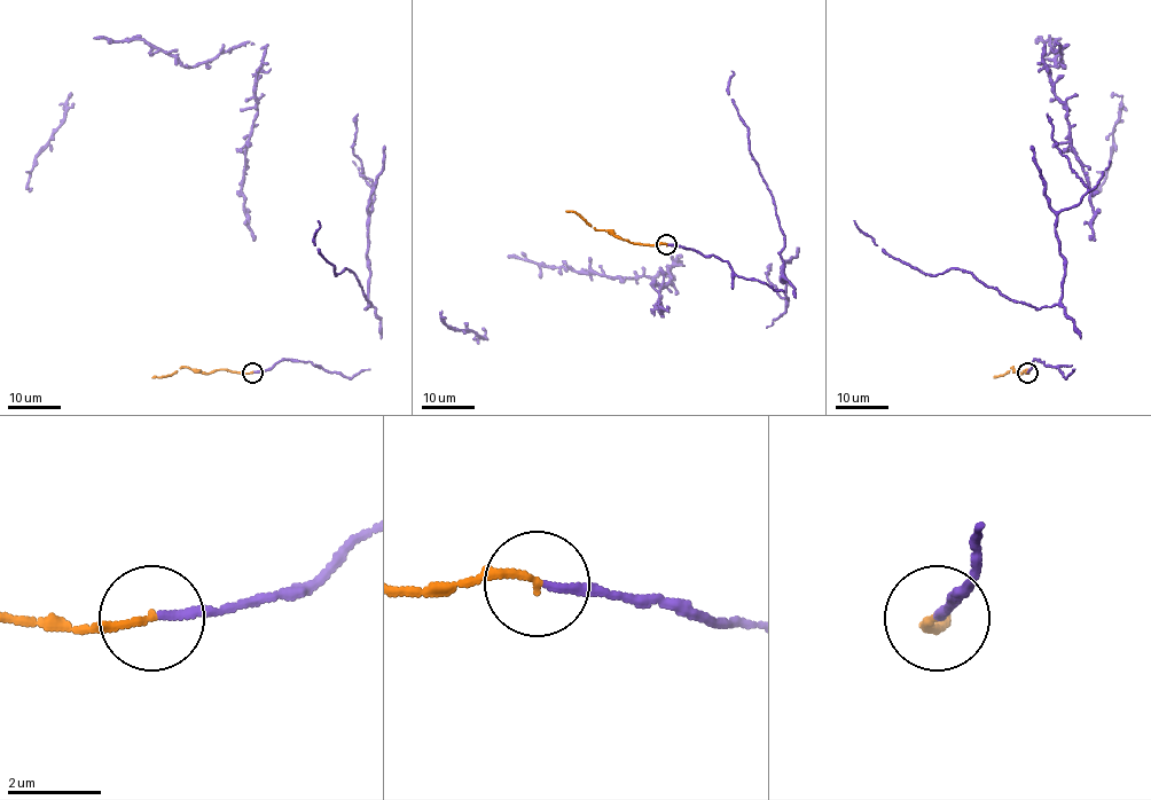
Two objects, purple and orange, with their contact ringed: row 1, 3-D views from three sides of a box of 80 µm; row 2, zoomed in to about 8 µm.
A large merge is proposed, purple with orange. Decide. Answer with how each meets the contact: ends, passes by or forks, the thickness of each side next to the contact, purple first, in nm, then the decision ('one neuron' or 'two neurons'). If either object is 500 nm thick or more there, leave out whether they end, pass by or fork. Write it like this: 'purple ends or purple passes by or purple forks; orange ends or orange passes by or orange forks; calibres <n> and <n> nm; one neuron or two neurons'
purple ends; orange ends; calibres 170 and 160 nm; one neuron

